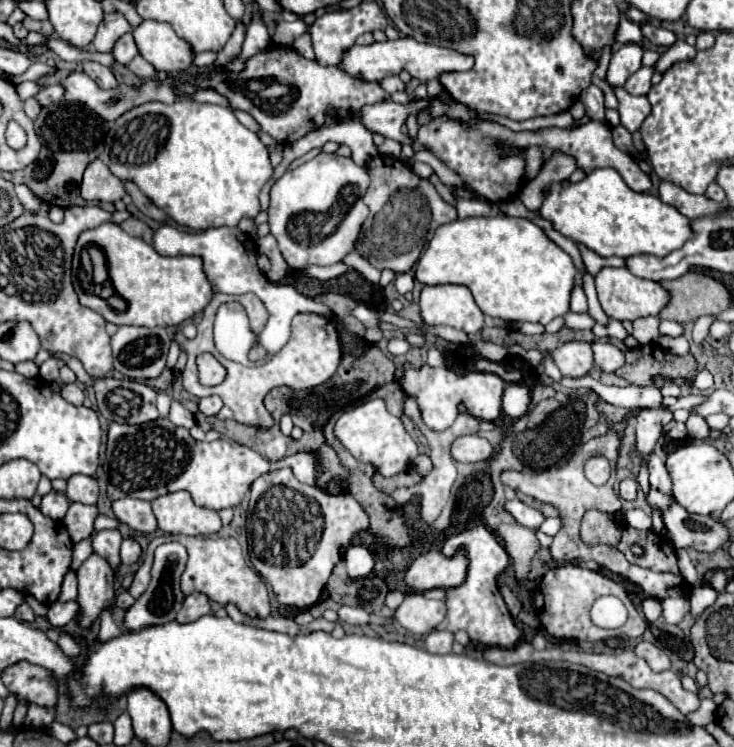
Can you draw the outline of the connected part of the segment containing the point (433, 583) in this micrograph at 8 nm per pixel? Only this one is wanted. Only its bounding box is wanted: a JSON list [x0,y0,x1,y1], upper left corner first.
[405,548,468,591]

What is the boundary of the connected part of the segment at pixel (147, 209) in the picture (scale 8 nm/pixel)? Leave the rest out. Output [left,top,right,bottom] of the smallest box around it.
[123,181,167,221]

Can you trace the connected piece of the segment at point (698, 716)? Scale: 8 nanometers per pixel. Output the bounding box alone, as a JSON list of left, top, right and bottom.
[687,699,717,725]

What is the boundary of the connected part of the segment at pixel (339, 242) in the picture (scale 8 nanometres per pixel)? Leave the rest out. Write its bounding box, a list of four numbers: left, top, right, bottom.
[267,153,369,269]

